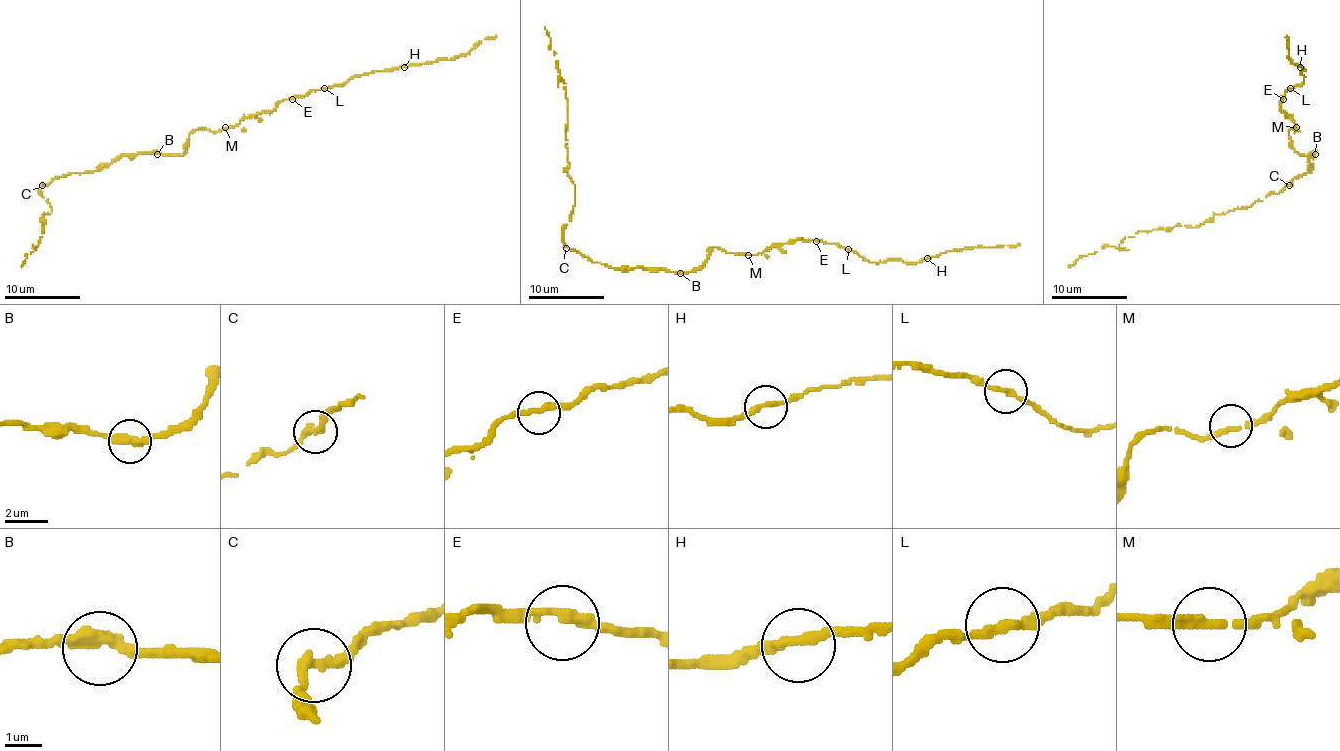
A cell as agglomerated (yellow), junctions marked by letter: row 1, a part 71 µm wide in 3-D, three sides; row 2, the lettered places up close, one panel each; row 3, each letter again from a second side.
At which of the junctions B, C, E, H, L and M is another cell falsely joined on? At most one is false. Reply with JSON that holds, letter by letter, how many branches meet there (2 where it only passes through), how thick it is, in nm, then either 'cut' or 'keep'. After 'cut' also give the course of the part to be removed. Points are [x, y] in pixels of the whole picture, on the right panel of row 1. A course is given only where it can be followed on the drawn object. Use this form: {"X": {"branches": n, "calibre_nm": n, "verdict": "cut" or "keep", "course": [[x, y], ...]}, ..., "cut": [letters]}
{"B": {"branches": 2, "calibre_nm": 360, "verdict": "keep"}, "C": {"branches": 2, "calibre_nm": 280, "verdict": "cut", "course": [[1289, 186], [1194, 227], [1140, 231], [1125, 237], [1117, 248], [1104, 246], [1068, 267]]}, "E": {"branches": 2, "calibre_nm": 280, "verdict": "keep"}, "H": {"branches": 2, "calibre_nm": 260, "verdict": "keep"}, "L": {"branches": 2, "calibre_nm": 260, "verdict": "keep"}, "M": {"branches": 2, "calibre_nm": 280, "verdict": "keep"}, "cut": ["C"]}

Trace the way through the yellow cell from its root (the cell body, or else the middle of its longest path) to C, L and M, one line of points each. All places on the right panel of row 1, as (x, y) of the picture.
C: (1313, 152), (1309, 156), (1309, 171), (1296, 176), (1289, 186)
L: (1313, 152), (1302, 156), (1292, 146), (1289, 131), (1294, 131), (1296, 127), (1281, 109), (1281, 99), (1290, 88)
M: (1313, 152), (1302, 156), (1294, 150), (1289, 131), (1294, 131), (1296, 127)

